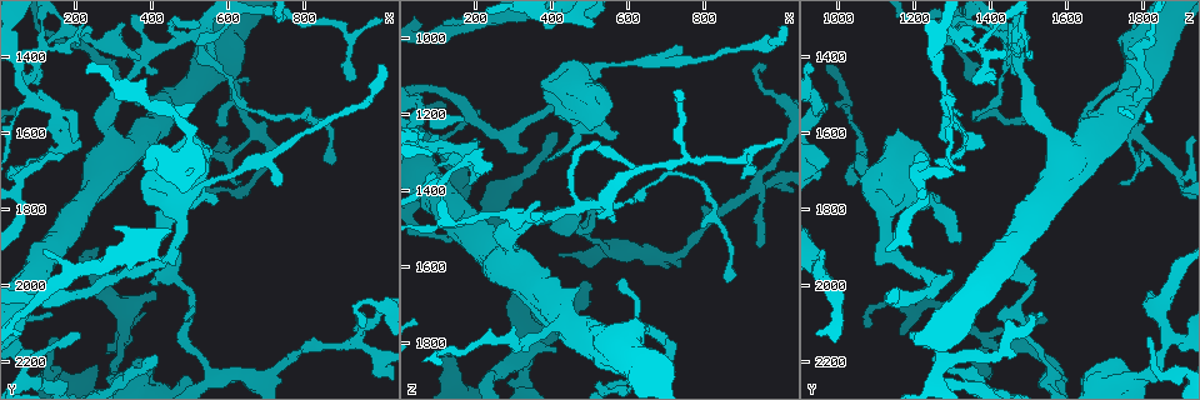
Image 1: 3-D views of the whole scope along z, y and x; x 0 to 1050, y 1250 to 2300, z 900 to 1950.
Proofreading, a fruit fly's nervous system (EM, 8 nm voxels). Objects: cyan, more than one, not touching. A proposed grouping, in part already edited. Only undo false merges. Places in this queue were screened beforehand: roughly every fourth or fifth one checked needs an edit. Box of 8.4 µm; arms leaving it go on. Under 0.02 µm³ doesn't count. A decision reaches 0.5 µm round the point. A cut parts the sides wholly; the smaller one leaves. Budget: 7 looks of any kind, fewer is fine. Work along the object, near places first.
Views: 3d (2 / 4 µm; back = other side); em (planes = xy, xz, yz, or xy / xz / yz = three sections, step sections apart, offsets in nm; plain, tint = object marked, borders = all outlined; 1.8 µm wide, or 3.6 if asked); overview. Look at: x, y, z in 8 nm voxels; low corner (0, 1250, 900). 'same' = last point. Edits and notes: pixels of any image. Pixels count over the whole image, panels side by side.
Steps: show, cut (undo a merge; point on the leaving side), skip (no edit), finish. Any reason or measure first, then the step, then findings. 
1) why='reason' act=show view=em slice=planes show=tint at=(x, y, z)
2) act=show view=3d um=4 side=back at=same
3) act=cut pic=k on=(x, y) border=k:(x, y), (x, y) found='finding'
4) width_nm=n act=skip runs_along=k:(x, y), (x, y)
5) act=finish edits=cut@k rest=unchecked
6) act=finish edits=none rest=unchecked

why='arms part here' act=show view=em slice=yz step=4 show=tint at=(670, 1595, 1770)

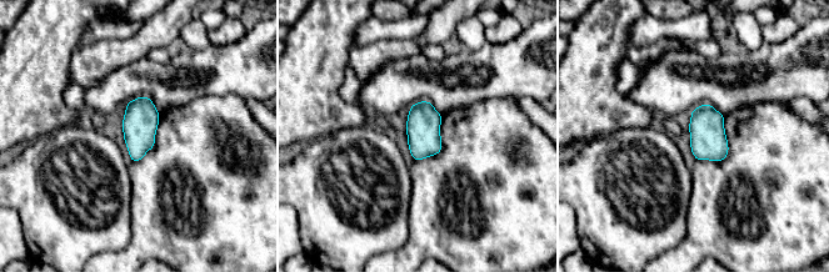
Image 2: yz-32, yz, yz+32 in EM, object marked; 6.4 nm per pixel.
width_nm=220 act=skip found='one neuron here'

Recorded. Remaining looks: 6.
why='thick turns thin' act=show view=3d um=4 at=(520, 1345, 1430)

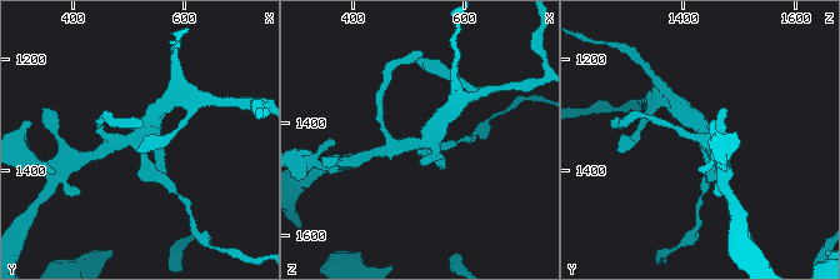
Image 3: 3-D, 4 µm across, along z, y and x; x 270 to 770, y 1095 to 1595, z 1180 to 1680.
act=show view=em slice=yz step=8 show=tint at=(515, 1350, 1440)

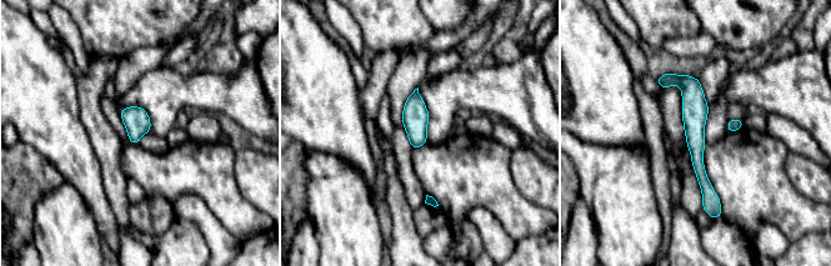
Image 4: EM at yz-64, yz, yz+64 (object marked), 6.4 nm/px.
why='another direction' act=show view=em slice=planes show=tint at=same

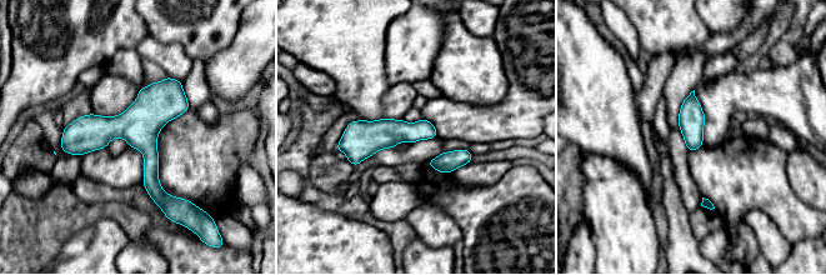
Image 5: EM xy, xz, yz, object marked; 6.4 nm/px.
act=skip runs_along=5:(168, 80), (150, 111), (163, 205) found='one neuron here'

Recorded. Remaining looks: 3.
why='sharp bend' act=show view=em slice=planes show=borders at=(925, 2145, 1390)

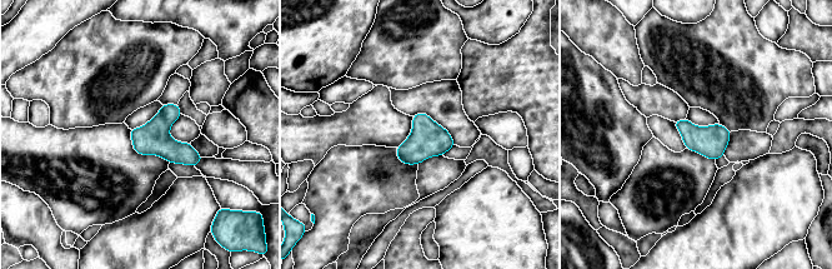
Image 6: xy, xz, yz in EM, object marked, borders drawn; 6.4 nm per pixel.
act=skip found='continuous, no second neuron'

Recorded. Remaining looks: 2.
act=finish edits=none rest=unchecked

